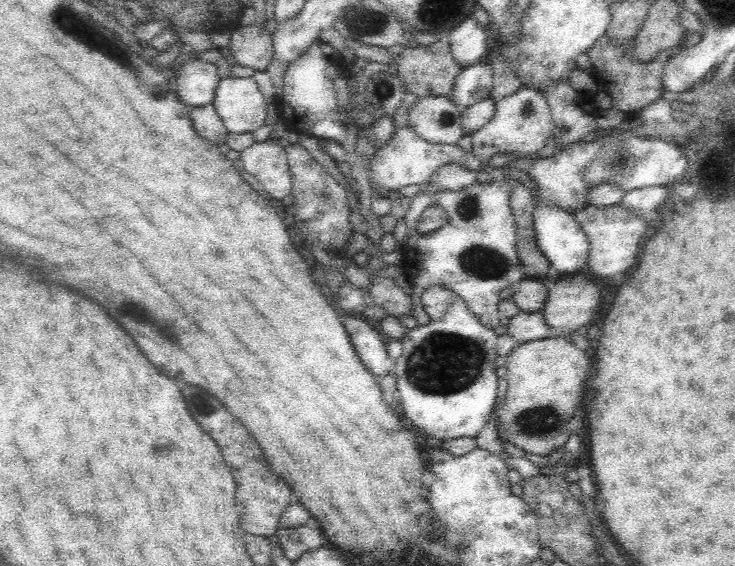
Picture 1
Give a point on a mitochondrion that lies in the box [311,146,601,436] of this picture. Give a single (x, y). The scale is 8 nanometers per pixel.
(445, 363)

